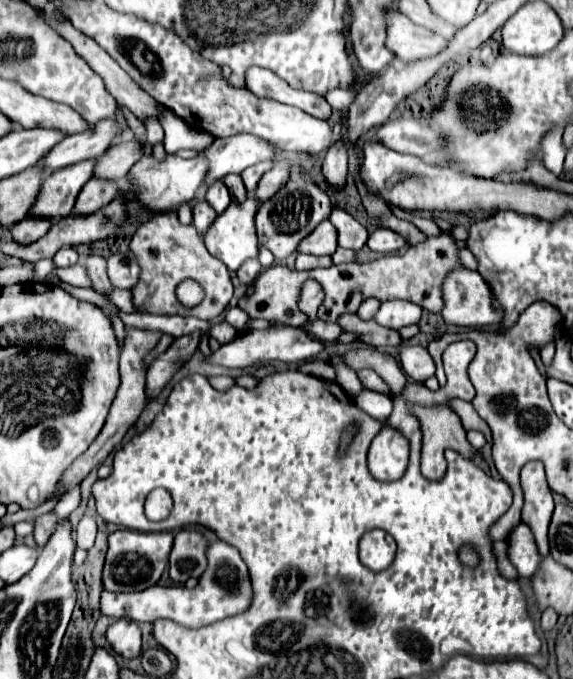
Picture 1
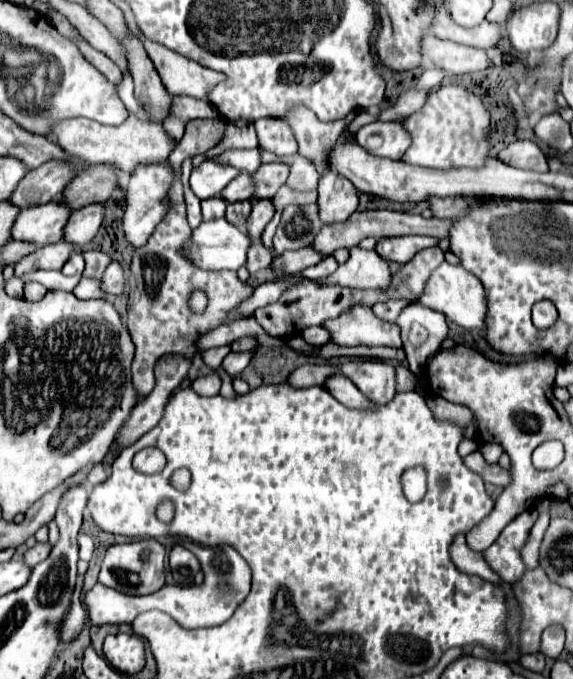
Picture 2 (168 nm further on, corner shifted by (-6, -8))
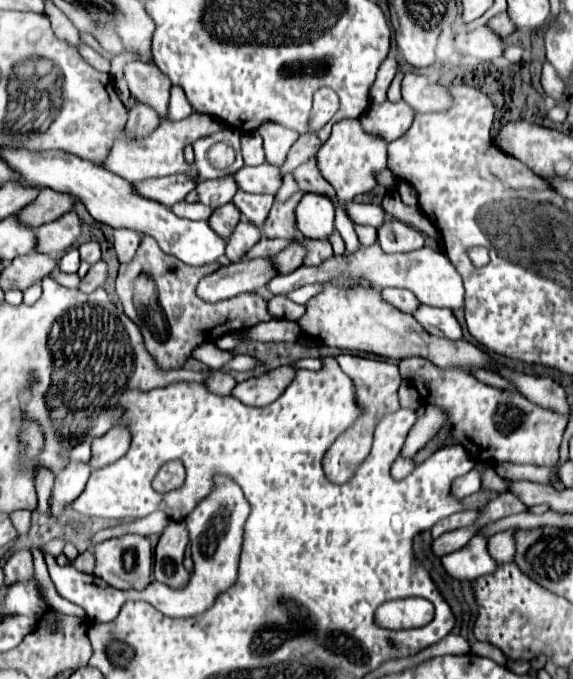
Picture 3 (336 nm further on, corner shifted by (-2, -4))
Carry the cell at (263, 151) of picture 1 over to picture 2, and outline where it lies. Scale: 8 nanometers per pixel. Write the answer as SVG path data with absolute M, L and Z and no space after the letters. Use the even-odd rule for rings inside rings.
M205 159L199 167L193 167L189 177L189 187L199 199L207 199L219 195L225 189L225 185L237 175L239 175L237 169Z

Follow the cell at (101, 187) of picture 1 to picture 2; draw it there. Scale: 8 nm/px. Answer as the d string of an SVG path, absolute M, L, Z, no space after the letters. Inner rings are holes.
M87 205L79 211L71 213L71 221L63 227L63 241L69 241L75 247L89 243L103 221L103 207L101 205Z

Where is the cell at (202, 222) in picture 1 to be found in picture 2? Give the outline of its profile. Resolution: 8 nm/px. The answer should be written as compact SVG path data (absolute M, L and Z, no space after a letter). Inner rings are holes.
M221 195L209 197L201 201L201 209L203 209L203 221L211 221L211 219L221 219L225 215L225 207L227 201L223 201Z

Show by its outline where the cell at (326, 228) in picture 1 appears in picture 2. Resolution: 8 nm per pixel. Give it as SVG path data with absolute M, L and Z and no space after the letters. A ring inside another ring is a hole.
M303 247L297 251L287 251L281 253L273 259L271 269L277 277L285 277L285 275L293 275L293 273L301 273L303 269L317 265L323 259L323 255L311 247Z

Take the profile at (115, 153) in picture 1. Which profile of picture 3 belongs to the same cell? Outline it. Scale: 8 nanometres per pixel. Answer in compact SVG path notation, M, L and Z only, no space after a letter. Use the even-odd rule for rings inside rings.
M41 189L39 197L27 207L19 211L19 217L25 225L31 225L33 229L37 229L43 223L55 221L59 215L65 215L73 209L75 197L69 193L59 193L55 189Z

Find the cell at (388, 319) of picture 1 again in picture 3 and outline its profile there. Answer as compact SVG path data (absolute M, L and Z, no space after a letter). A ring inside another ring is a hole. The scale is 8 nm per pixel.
M419 305L413 311L413 317L421 323L423 329L427 329L427 333L431 333L435 337L443 337L443 339L451 339L451 341L461 339L461 325L457 323L455 315L449 309Z

